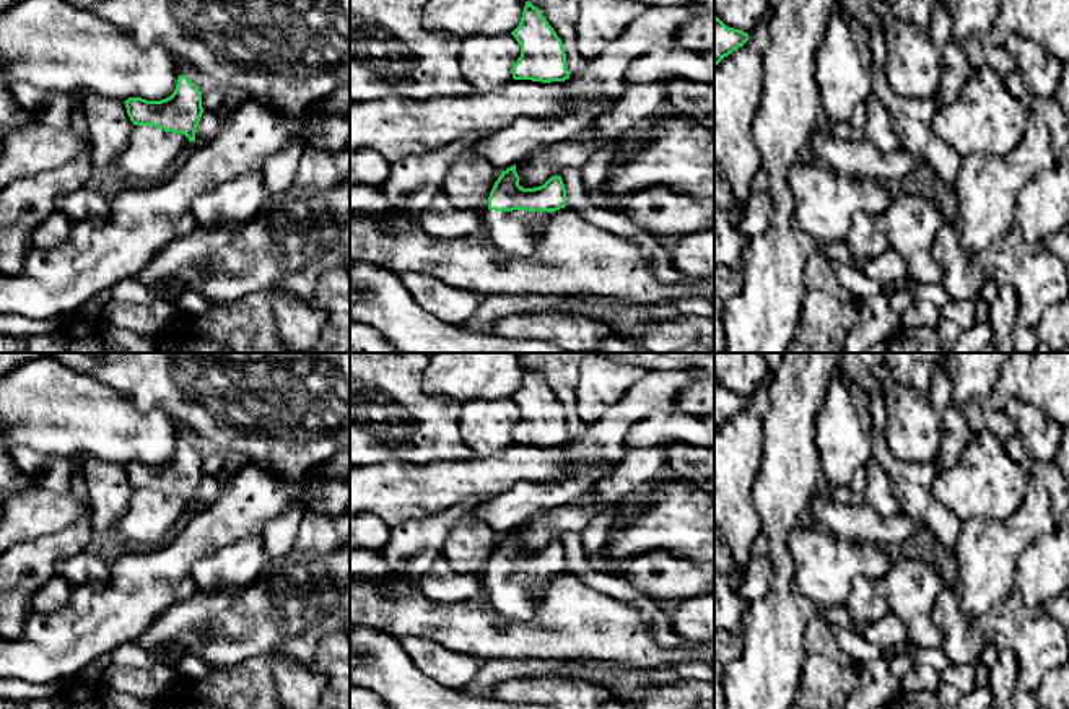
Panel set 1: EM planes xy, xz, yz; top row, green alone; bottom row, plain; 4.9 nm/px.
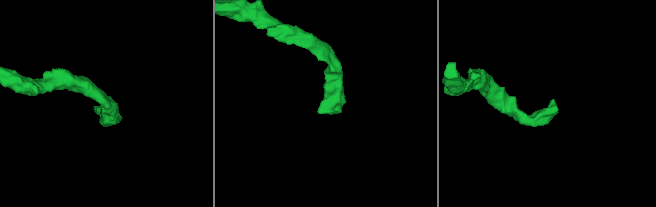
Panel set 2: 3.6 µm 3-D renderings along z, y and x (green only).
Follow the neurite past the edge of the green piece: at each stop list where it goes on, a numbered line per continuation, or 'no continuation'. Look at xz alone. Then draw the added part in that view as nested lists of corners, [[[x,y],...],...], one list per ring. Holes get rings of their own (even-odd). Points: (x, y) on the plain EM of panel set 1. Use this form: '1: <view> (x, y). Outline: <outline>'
1: xz (514, 595). Outline: [[[483,574],[482,584],[488,590],[491,607],[503,616],[513,620],[529,620],[535,611],[539,594],[547,587],[547,576],[495,576]]]

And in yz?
no continuation

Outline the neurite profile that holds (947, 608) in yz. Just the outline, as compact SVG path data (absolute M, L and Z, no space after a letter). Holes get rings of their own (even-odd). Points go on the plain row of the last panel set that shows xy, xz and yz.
M945 587L932 611L936 626L944 633L940 650L952 665L976 665L986 649L984 634L962 613L962 598L955 587Z

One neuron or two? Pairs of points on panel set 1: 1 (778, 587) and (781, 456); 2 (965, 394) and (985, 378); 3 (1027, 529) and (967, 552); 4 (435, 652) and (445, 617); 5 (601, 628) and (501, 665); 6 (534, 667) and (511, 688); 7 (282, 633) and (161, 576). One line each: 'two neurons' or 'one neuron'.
1: one neuron
2: one neuron
3: one neuron
4: two neurons
5: two neurons
6: two neurons
7: two neurons

